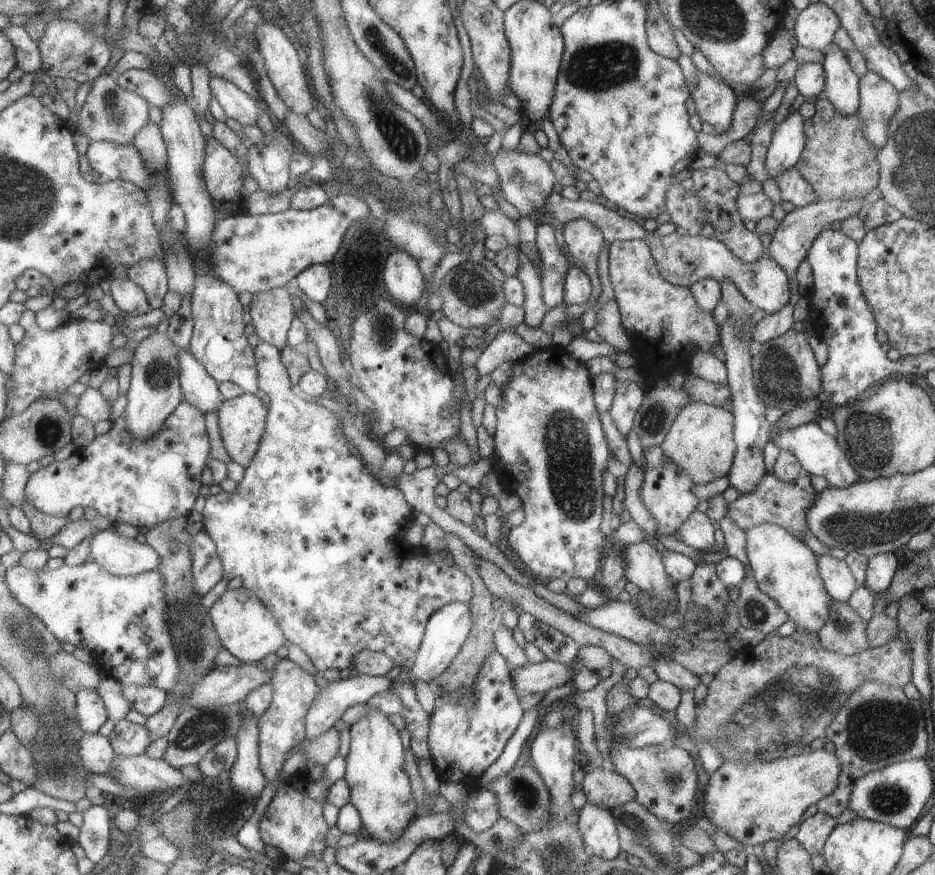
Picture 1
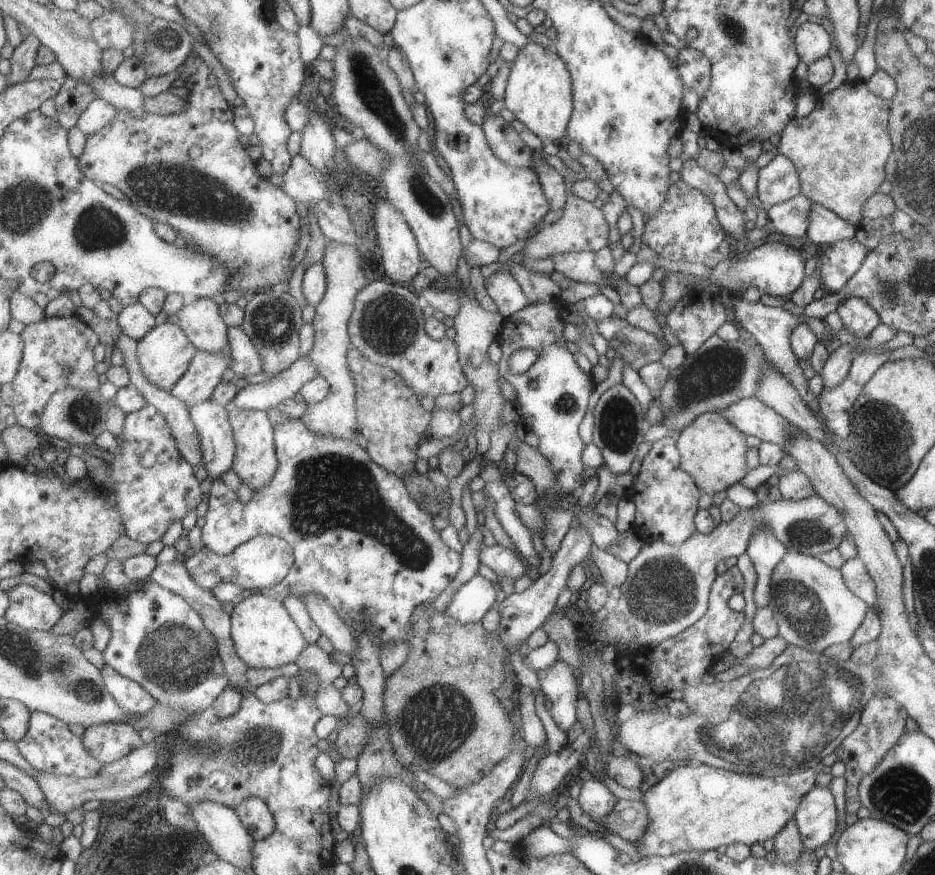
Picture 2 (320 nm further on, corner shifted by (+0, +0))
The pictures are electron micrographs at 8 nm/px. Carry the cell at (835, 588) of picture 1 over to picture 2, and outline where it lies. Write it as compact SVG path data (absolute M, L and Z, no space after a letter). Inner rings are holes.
M847 559L840 568L840 573L845 586L871 608L876 602L876 590L861 559Z

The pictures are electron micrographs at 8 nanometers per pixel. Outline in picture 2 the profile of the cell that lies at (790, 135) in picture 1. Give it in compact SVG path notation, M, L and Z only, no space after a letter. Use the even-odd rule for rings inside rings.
M781 153L758 170L757 196L765 208L782 203L800 193L800 182L793 163Z

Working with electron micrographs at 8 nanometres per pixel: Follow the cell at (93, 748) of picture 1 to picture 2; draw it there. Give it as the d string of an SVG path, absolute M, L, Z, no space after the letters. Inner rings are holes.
M35 711L30 720L26 737L18 743L21 754L34 766L35 770L79 778L97 777L103 768L90 752L87 752L82 738L69 730L66 722L45 711Z

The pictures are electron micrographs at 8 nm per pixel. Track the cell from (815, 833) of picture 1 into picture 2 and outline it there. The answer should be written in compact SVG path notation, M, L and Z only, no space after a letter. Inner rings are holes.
M815 786L808 790L793 813L802 845L815 850L828 844L836 828L835 804L827 787Z

